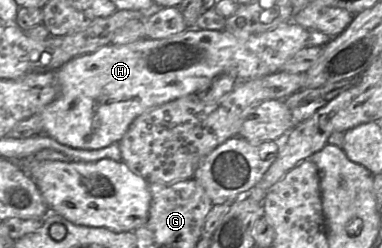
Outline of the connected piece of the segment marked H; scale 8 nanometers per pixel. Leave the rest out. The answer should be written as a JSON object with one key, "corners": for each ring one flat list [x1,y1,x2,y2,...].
{"corners":[[290,21,265,32,259,34,251,34,247,38,238,38,232,33,225,30,214,31,198,29,197,27,190,27,183,32,163,39,149,39,146,37,125,45,113,45,111,43,104,45,92,53,83,54,73,58,57,70,57,77,60,84,60,93,54,101,52,101,39,113,43,122,42,132,56,139,61,144,78,149,100,149,113,143,118,143,118,141,124,136,132,122,138,116,154,107,163,105,167,102,173,101,189,94,194,94,195,92,204,89,215,77,220,74,226,73,231,75,236,79,237,85,238,82,260,78,280,71,281,67,288,59,290,59,299,50,308,45,308,37,309,30,300,26,299,24,296,24,293,21]]}

